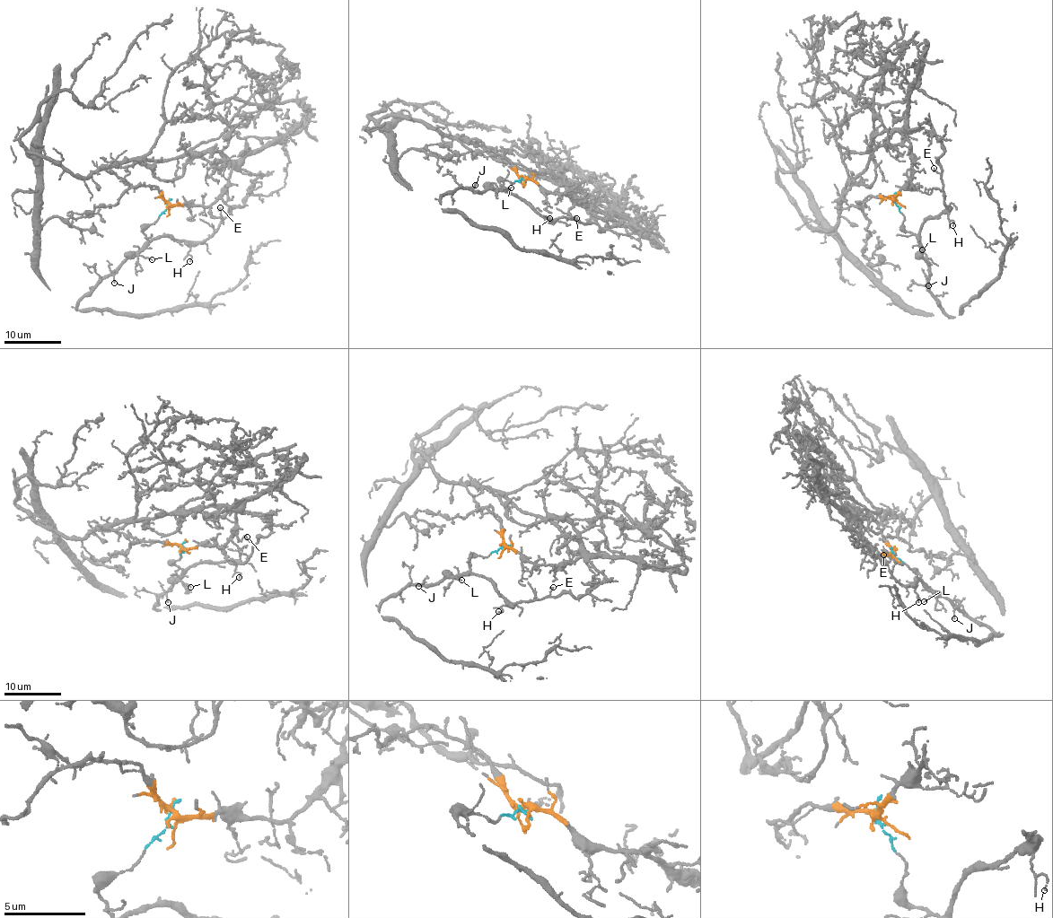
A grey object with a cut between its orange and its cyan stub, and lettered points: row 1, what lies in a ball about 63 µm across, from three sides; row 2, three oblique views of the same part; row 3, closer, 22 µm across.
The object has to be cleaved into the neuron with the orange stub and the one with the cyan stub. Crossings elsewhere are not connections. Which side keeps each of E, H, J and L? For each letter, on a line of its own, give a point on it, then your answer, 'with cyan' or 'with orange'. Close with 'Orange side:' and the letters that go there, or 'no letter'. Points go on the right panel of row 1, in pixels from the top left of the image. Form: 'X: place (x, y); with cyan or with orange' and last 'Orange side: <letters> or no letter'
E: place (934, 168); with cyan
H: place (952, 225); with cyan
J: place (928, 285); with cyan
L: place (922, 249); with cyan
Orange side: no letter

